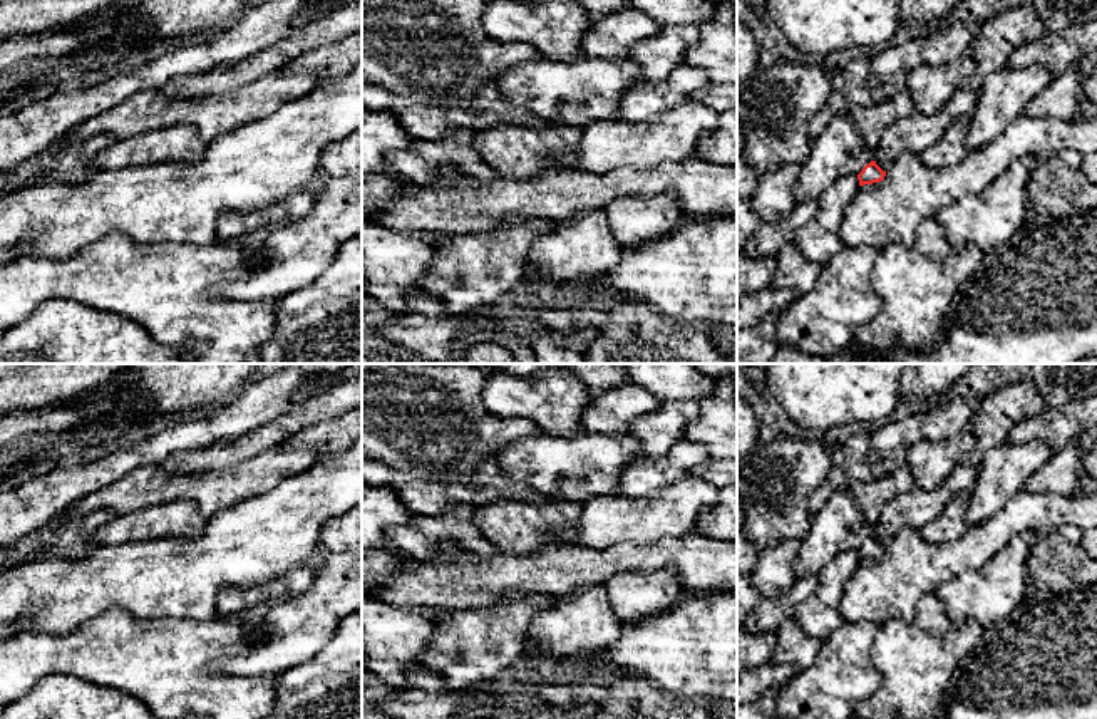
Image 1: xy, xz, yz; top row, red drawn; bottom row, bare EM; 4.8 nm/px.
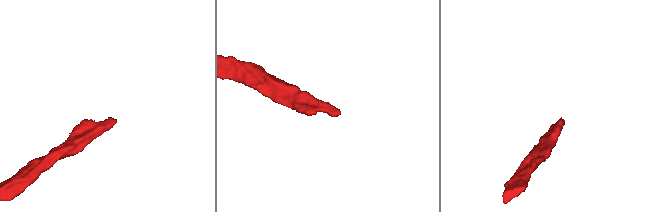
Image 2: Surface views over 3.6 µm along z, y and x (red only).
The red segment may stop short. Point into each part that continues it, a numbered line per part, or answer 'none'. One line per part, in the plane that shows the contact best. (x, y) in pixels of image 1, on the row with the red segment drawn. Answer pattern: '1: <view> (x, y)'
none

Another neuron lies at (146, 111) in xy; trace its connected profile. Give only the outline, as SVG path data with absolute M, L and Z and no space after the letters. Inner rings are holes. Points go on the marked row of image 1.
M276 70L238 91L213 97L178 99L166 97L161 91L146 91L77 126L54 146L64 147L95 134L109 134L121 141L174 124L194 126L199 137L211 144L239 126L273 114L285 102L312 92L317 85L315 75L285 75Z

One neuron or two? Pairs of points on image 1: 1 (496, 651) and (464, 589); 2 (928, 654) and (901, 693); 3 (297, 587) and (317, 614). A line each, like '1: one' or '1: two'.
1: two
2: one
3: two

